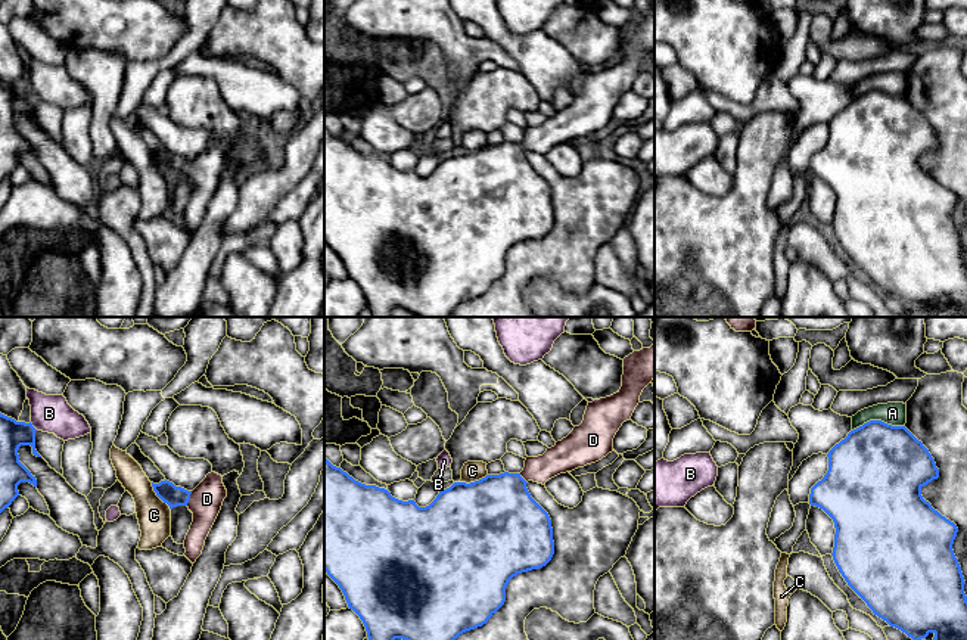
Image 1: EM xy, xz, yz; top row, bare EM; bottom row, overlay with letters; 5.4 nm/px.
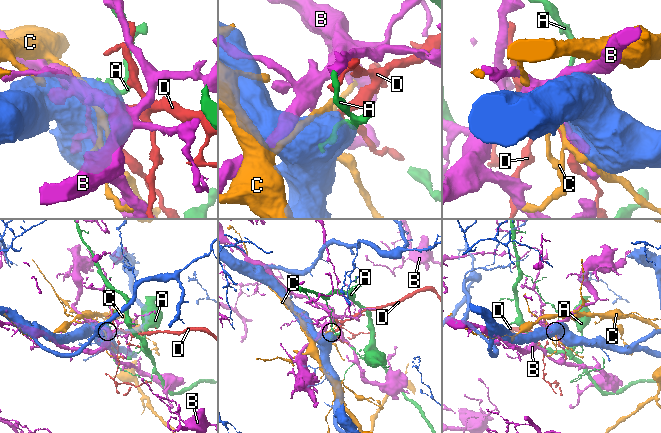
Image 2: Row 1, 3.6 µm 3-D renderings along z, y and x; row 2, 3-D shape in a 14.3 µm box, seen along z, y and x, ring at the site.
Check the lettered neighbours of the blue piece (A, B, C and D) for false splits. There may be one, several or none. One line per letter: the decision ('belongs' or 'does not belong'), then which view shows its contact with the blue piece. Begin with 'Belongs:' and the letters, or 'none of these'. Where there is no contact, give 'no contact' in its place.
Belongs: D
A: does not belong | yz
B: does not belong | xy
C: does not belong | xy
D: belongs | xy

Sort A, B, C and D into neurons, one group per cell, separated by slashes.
A / B / C / D

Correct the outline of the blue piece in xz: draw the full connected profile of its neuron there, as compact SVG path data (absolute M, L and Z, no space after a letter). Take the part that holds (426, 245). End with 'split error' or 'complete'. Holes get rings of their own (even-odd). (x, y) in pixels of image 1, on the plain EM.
M654 13L625 27L621 59L588 72L582 93L542 125L526 127L520 143L504 142L470 153L454 152L426 177L419 177L414 170L398 170L385 158L361 153L324 127L324 240L342 260L348 277L363 291L373 316L392 317L395 308L402 308L417 317L451 317L460 304L486 293L504 274L509 251L545 236L554 224L551 189L531 167L526 153L545 155L560 143L596 133L615 121L616 102L631 90L643 59L653 49Z | split error

